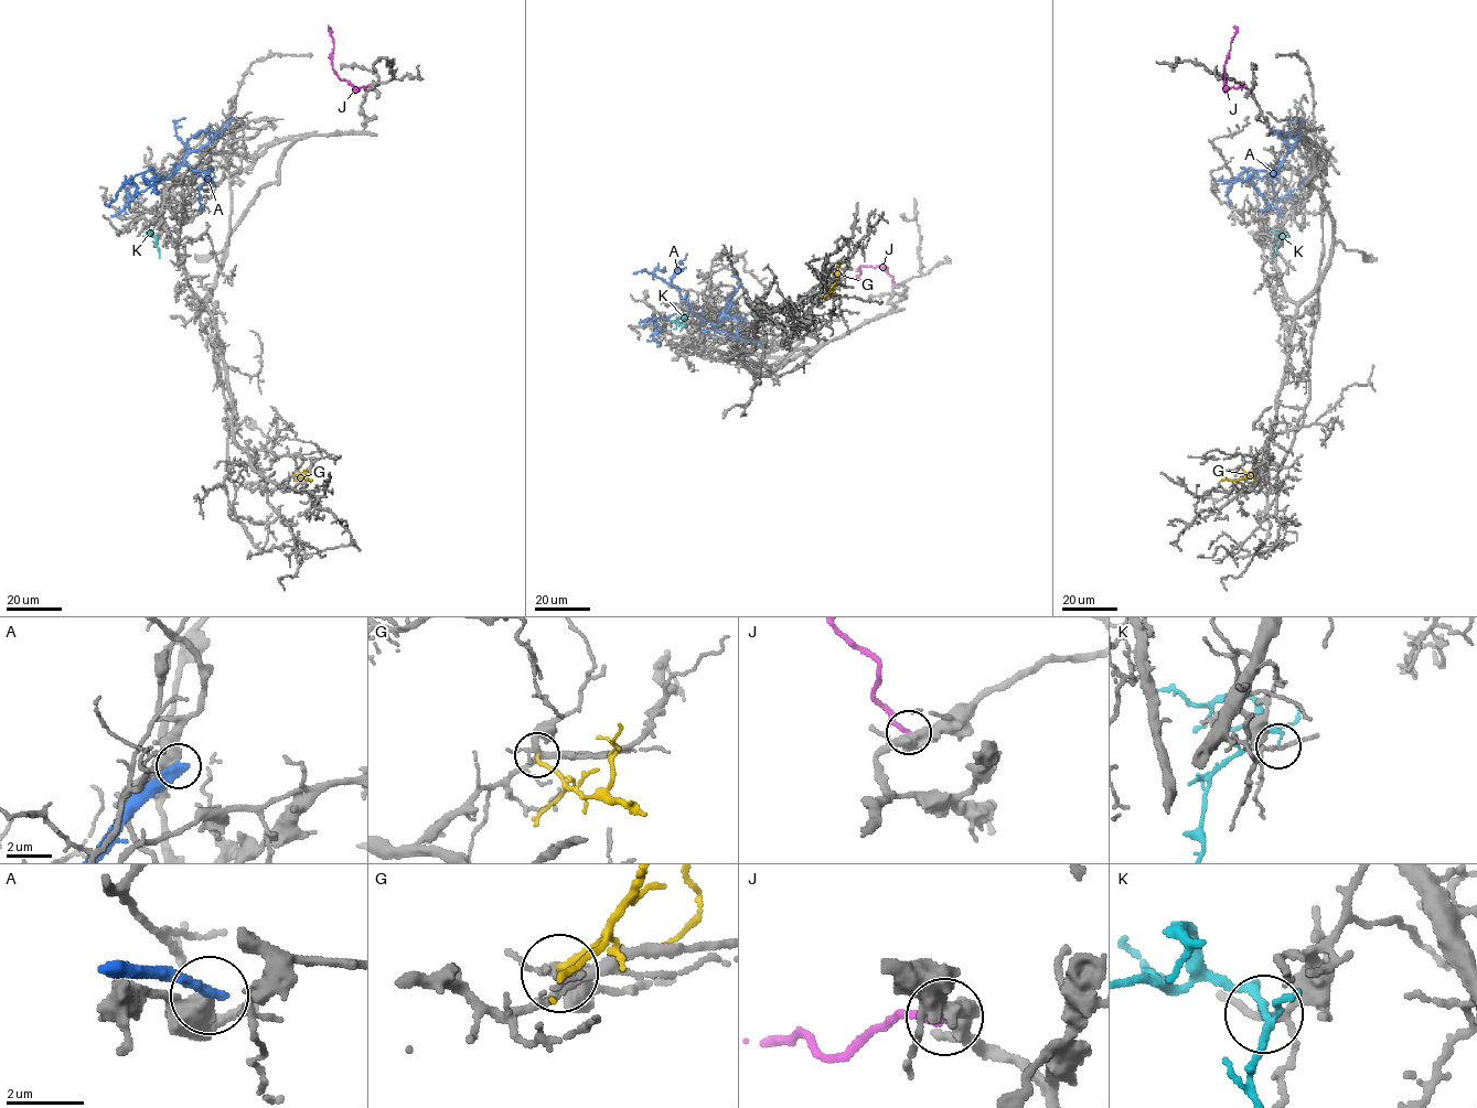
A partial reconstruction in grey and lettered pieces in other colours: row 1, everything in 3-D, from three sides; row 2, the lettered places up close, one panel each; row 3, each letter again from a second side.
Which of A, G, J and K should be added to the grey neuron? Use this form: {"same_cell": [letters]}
{"same_cell": []}

